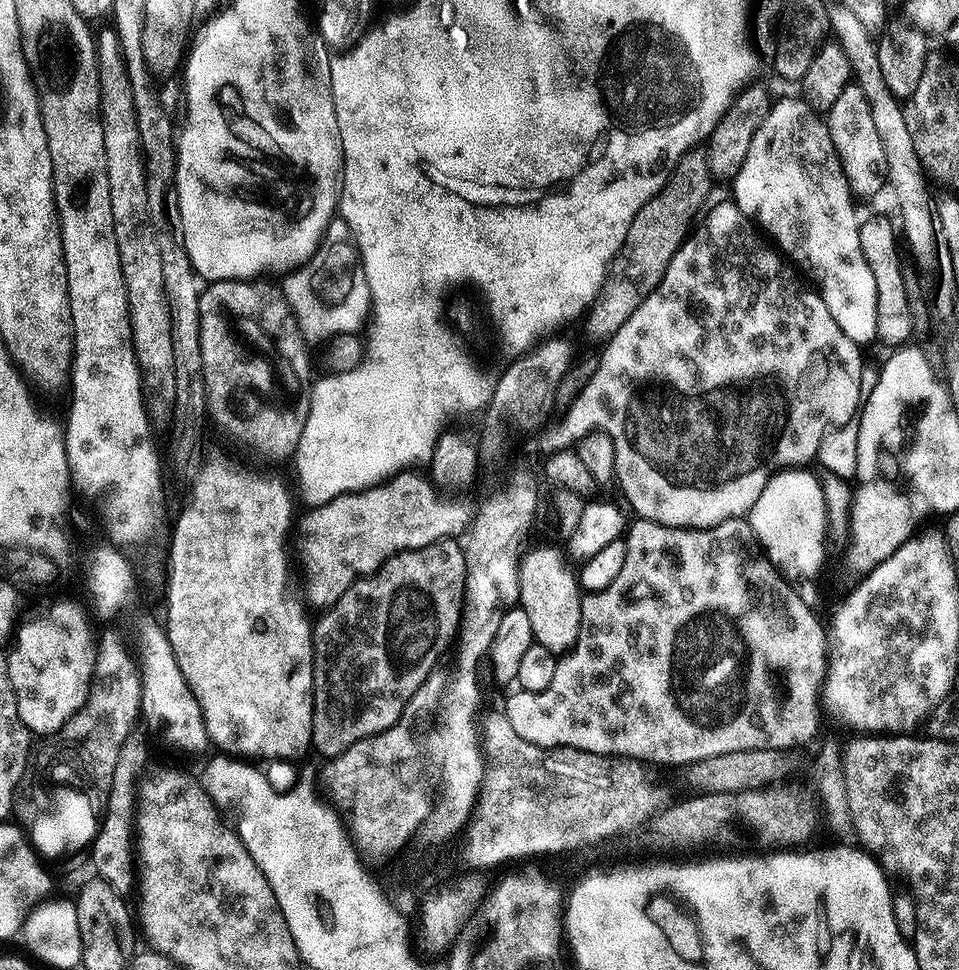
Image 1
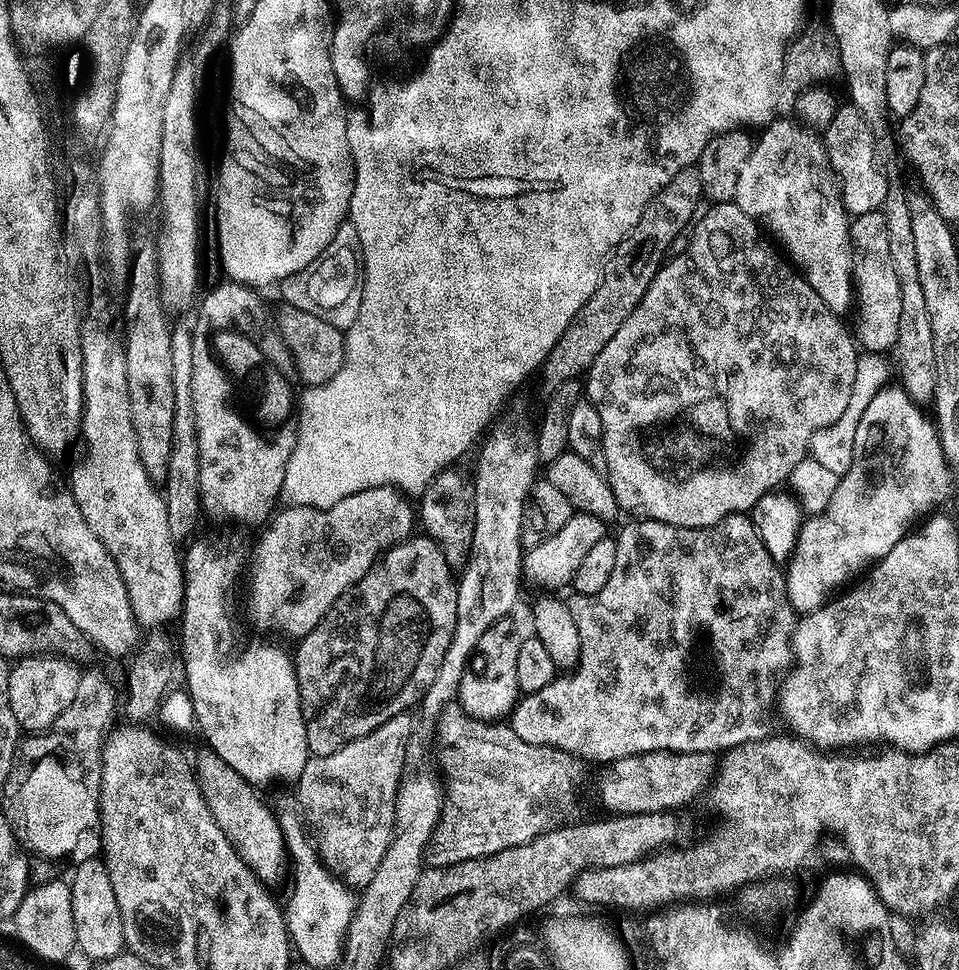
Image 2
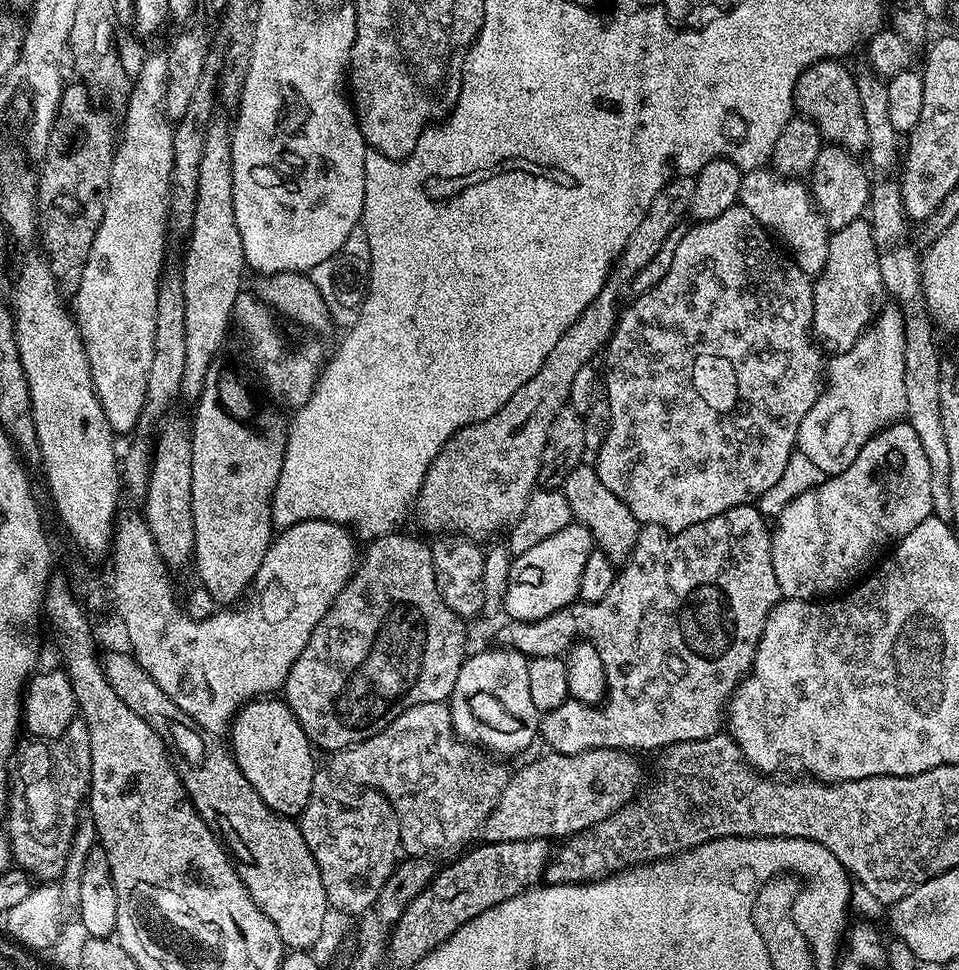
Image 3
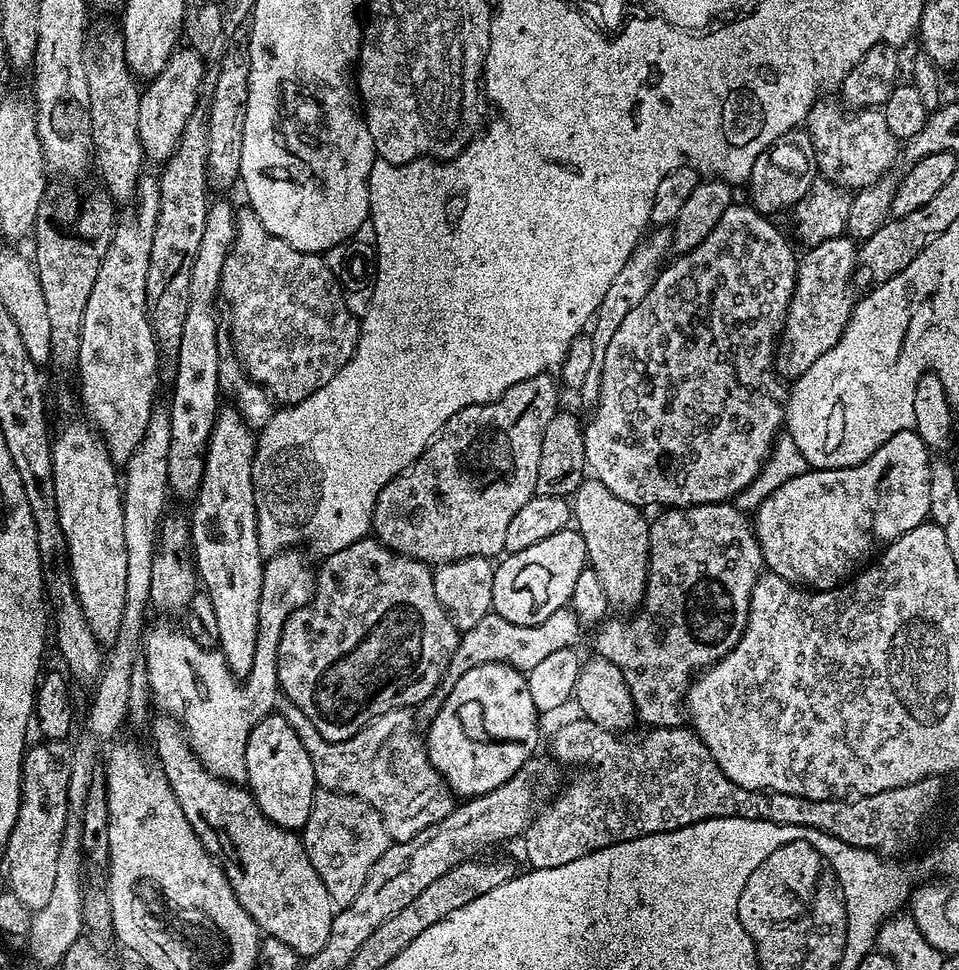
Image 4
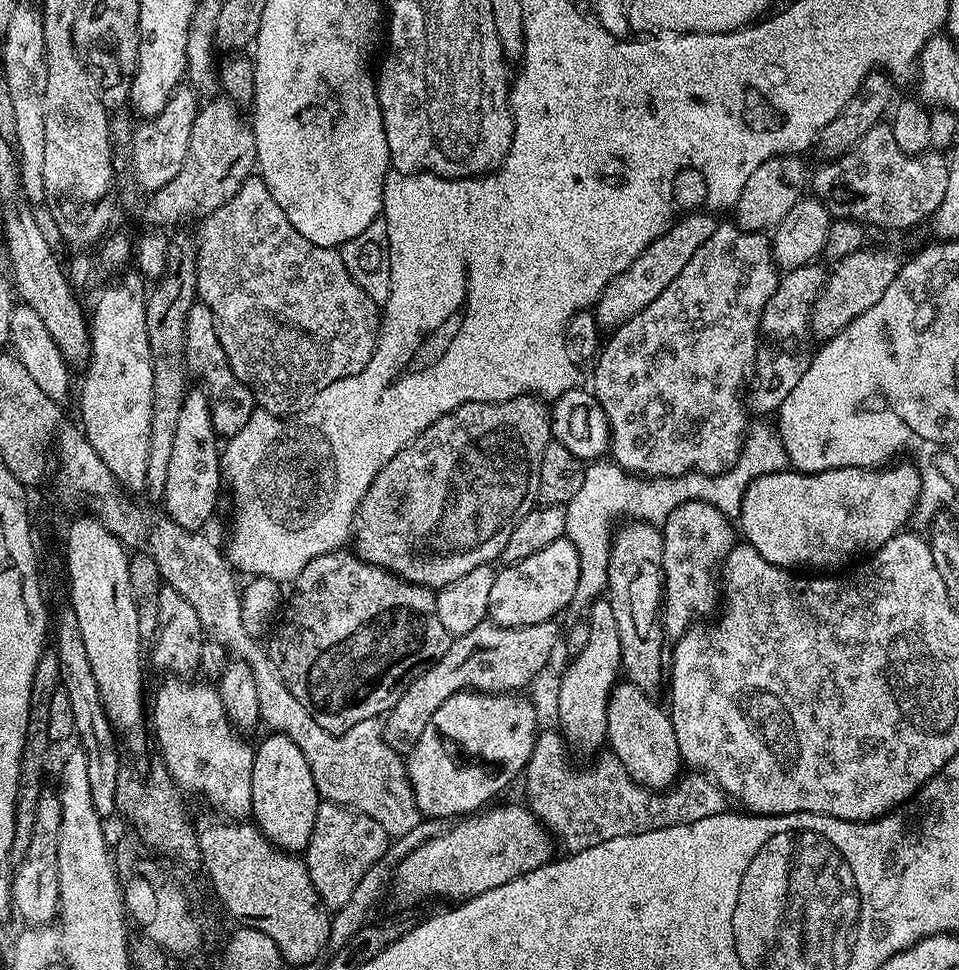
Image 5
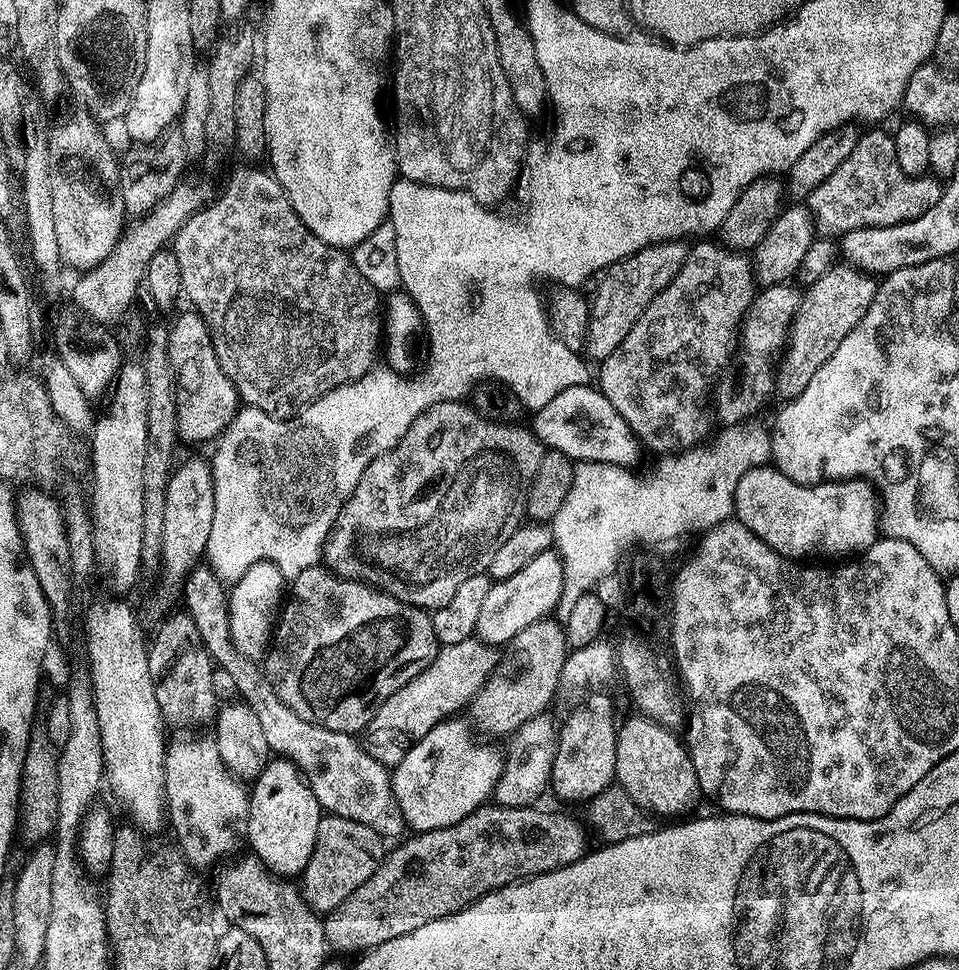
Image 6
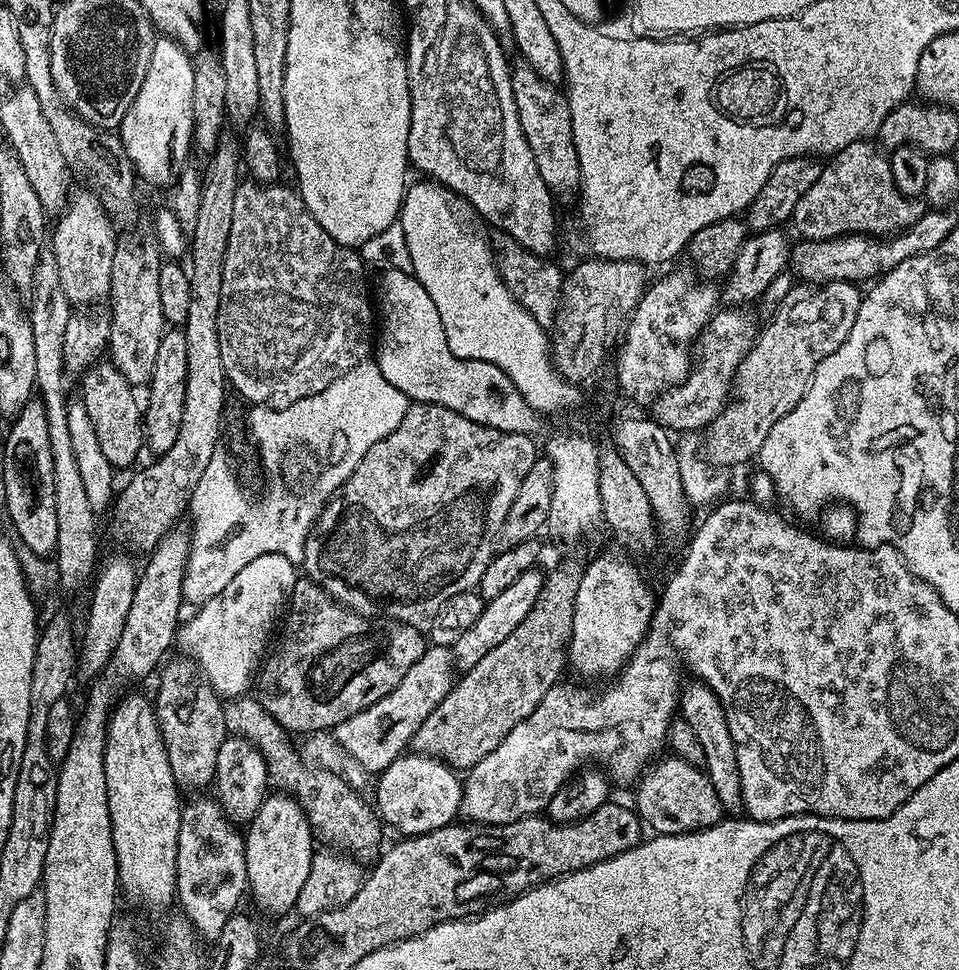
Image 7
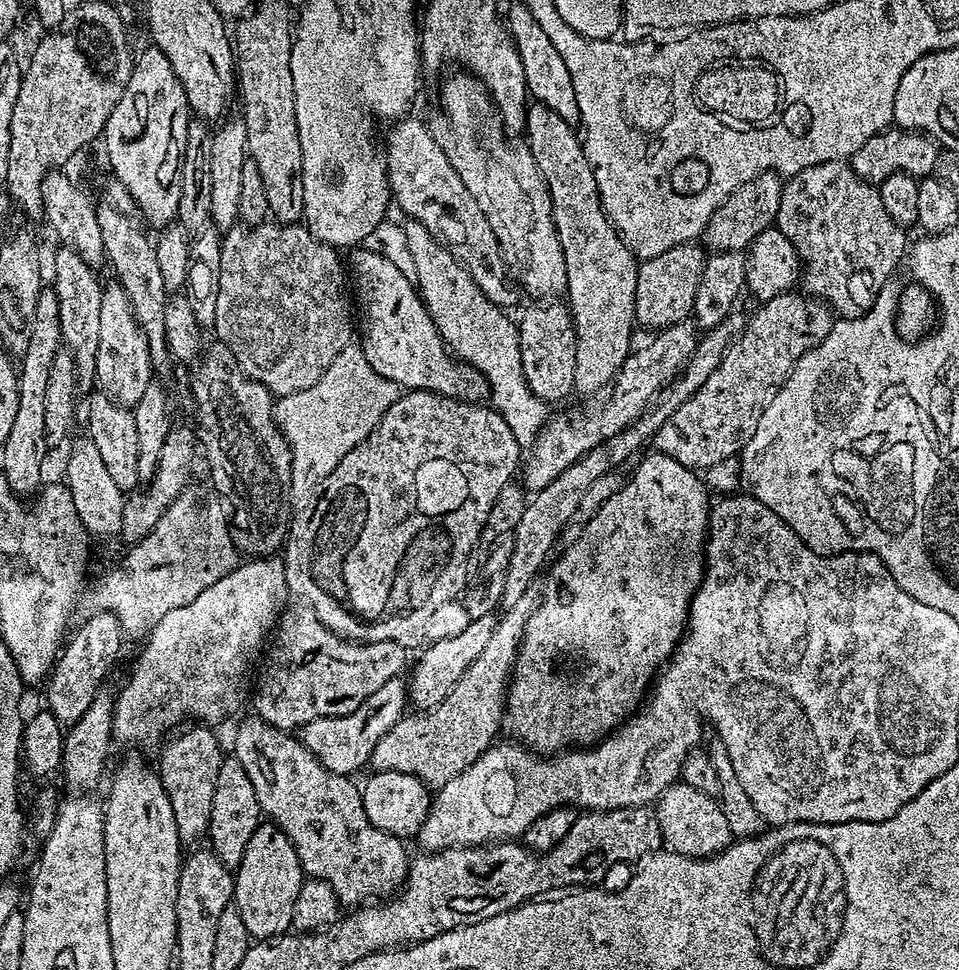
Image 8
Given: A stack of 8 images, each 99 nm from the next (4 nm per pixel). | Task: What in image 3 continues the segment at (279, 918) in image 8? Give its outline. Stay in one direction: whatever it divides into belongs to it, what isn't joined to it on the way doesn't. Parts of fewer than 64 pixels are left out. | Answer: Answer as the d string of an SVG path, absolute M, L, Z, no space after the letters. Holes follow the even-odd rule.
M257 698L245 704L236 713L230 725L231 732L230 751L236 758L236 765L242 770L242 774L246 774L246 778L254 786L254 790L258 790L262 802L266 802L266 806L270 806L281 816L299 817L310 798L310 790L318 771L318 765L316 765L315 758L312 757L314 745L302 730L296 715L292 713L283 699Z

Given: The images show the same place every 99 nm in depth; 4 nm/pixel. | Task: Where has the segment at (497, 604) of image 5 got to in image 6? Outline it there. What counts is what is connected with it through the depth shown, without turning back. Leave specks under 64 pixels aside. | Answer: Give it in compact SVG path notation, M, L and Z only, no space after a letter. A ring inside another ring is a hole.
M555 551L538 554L518 574L493 583L490 594L486 594L486 606L478 614L476 636L489 646L505 646L516 634L521 633L532 622L549 617L560 603L564 571Z

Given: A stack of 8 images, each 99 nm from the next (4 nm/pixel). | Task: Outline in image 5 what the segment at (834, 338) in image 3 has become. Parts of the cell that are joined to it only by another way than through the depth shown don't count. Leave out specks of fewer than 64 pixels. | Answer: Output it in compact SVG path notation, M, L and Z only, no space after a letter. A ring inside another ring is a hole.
M813 262L785 271L770 302L766 302L766 310L760 319L762 347L754 365L756 392L749 391L746 396L747 407L753 413L779 413L782 402L786 402L786 394L790 394L790 390L796 388L802 374L810 370L808 340L810 341L812 326L812 307L820 297L826 279L826 272L818 265L819 263Z

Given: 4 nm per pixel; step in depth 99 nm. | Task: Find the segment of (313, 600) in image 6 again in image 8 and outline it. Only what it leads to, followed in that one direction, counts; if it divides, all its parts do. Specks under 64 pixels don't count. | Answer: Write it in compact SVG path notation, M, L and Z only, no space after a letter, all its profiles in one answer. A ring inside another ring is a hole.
M294 604L285 607L278 617L260 685L254 688L255 715L261 716L270 726L299 730L318 718L345 716L358 710L374 690L382 690L390 678L403 673L410 652L398 642L361 644L343 640L322 626L318 614L307 604Z

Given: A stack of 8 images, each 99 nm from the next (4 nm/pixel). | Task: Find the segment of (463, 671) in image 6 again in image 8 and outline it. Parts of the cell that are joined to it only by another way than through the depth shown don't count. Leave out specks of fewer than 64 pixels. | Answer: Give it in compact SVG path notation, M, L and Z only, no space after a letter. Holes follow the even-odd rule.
M400 676L390 678L382 690L374 690L358 710L354 710L345 716L327 716L318 718L314 722L305 724L299 729L299 739L304 741L308 749L330 770L339 776L351 777L360 767L367 765L374 754L374 748L378 742L398 721L406 716L404 707L410 704L410 688L403 684Z

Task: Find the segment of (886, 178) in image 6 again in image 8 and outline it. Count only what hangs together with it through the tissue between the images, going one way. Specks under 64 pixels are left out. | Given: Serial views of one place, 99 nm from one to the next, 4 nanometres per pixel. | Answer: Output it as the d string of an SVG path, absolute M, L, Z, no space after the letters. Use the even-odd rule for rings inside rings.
M847 159L831 160L804 168L789 180L784 184L774 224L782 234L786 234L786 238L790 238L800 256L803 291L809 297L823 298L837 317L861 316L870 310L885 284L893 279L892 271L899 266L900 259L903 256L905 259L905 229L895 224L890 214L886 214L879 187L862 179Z

